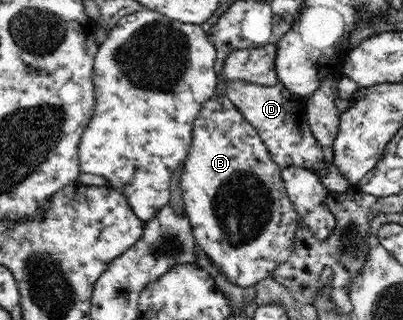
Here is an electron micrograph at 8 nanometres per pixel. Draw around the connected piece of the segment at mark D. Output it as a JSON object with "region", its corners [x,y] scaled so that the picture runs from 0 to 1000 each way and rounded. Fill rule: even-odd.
{"region":[[[695,256],[670,272],[635,259],[563,259],[556,269],[561,269],[556,284],[566,313],[576,316],[576,325],[596,341],[596,350],[605,356],[605,372],[635,403],[640,422],[660,450],[672,494],[697,528],[710,528],[710,522],[749,522],[772,534],[824,600],[844,600],[849,606],[876,584],[864,563],[854,559],[854,550],[844,547],[844,528],[834,525],[831,469],[824,450],[806,450],[799,459],[792,450],[792,438],[772,419],[772,397],[764,391],[759,350],[764,300],[739,300],[725,291],[725,284],[715,284]]]}

